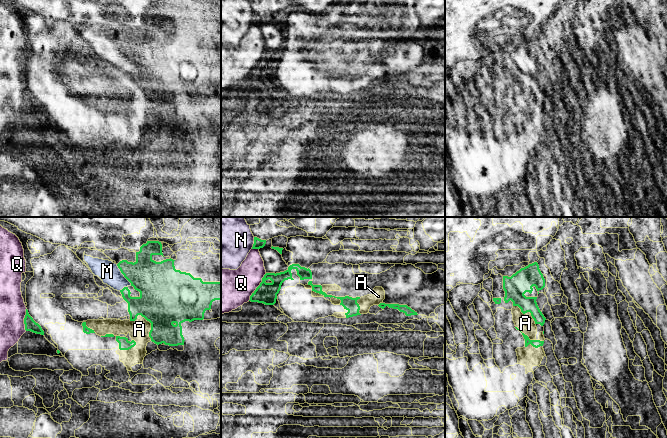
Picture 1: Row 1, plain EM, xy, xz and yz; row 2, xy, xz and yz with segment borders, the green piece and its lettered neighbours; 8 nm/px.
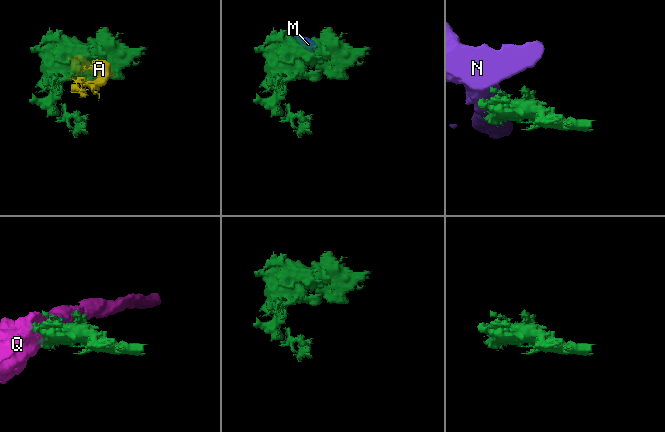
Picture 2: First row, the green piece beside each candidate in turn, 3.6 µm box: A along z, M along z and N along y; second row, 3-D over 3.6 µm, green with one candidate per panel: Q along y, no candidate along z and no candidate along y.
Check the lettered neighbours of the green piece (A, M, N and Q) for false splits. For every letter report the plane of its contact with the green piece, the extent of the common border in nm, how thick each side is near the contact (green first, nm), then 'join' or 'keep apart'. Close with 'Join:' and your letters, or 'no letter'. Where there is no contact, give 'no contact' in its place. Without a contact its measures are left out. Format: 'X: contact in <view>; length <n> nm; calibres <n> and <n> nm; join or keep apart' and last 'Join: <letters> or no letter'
A: contact in xy; length 240 nm; calibres 440 and 160 nm; join
M: contact in xy; length 220 nm; calibres 300 and 170 nm; keep apart
N: contact in xz; length 100 nm; calibres 80 and 360 nm; keep apart
Q: contact in xz; length 260 nm; calibres 170 and 340 nm; keep apart
Join: A

